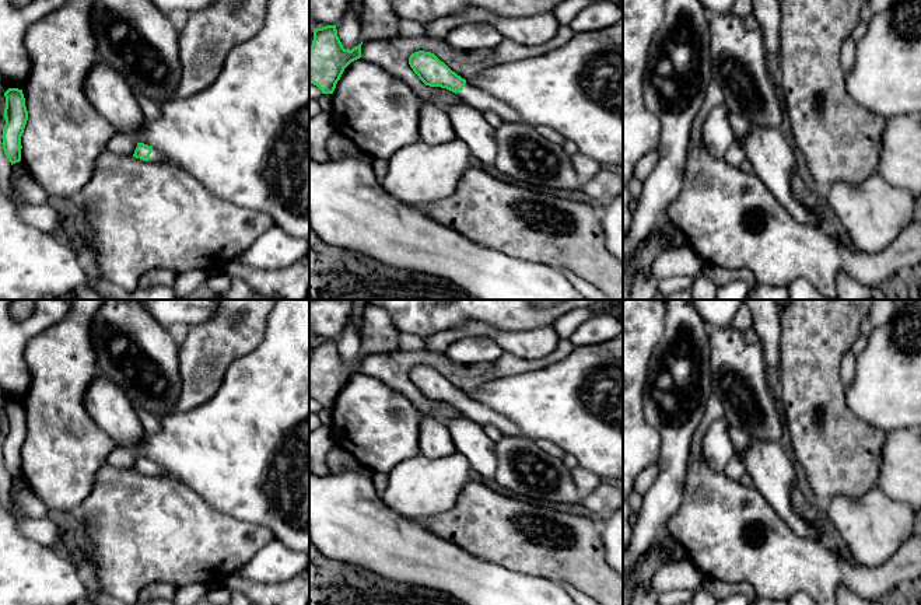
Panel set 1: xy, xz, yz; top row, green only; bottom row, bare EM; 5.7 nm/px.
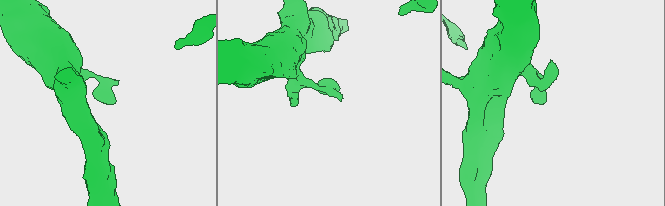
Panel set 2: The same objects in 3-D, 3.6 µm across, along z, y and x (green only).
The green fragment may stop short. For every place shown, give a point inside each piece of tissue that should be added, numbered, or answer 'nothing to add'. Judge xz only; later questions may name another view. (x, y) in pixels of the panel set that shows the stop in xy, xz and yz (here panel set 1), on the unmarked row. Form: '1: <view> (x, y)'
1: xz (480, 413)

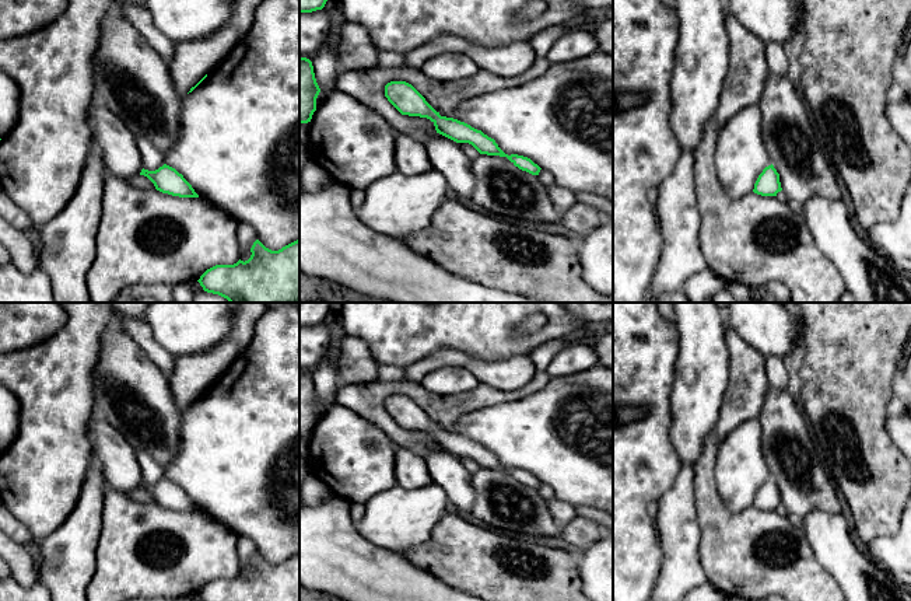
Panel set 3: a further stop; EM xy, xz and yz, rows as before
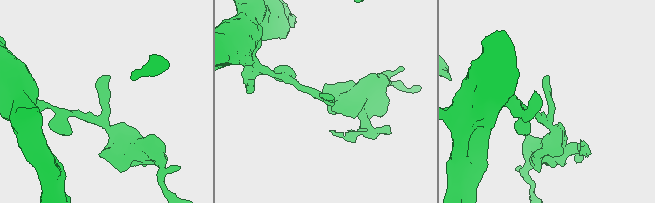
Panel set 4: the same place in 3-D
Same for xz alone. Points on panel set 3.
nothing to add

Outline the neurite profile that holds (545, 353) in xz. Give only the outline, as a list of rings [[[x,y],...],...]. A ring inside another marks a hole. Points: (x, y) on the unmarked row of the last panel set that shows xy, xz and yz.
[[[554,339],[536,347],[530,356],[537,371],[546,371],[554,356],[570,345],[565,339]]]

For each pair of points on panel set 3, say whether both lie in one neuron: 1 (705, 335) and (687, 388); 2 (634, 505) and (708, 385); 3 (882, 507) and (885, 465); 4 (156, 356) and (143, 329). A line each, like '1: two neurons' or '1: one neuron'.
1: one neuron
2: two neurons
3: one neuron
4: one neuron

